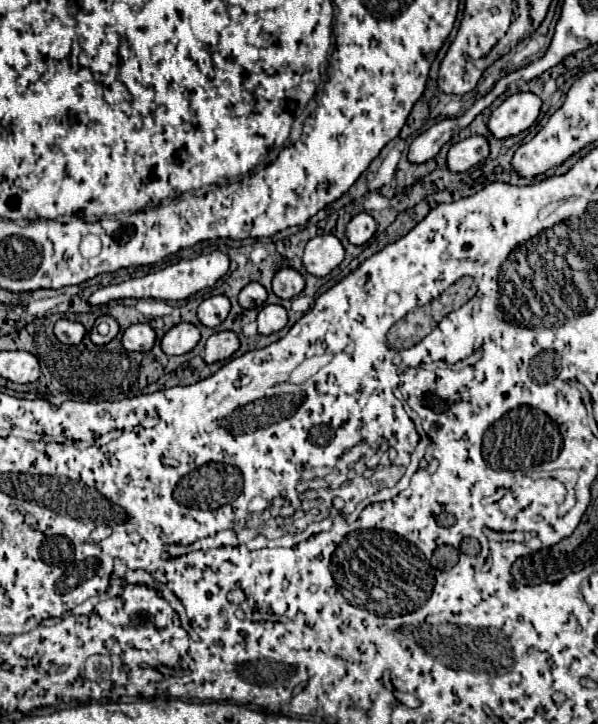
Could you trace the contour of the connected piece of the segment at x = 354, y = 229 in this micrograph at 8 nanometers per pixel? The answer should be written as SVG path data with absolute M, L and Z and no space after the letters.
M368 212L356 214L346 226L346 236L356 246L366 244L374 236L374 232L376 232L376 222Z

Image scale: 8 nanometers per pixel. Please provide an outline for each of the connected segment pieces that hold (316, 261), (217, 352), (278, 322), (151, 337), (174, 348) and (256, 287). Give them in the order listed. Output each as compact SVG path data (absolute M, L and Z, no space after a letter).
M322 234L308 240L302 256L306 270L314 276L326 276L342 260L344 260L344 248L340 240L332 234Z
M232 330L216 332L206 340L204 360L206 360L206 364L218 362L218 360L228 360L238 348L240 348L240 340L238 340L236 332L232 332Z
M266 304L258 314L258 332L260 334L272 334L286 326L288 316L286 310L278 304Z
M132 324L122 334L122 344L126 350L148 352L156 342L156 332L148 324Z
M180 322L174 328L170 328L162 338L162 350L168 356L174 354L186 354L190 352L200 340L200 330L190 322Z
M250 282L238 294L238 302L242 308L262 308L266 300L266 288L258 282Z

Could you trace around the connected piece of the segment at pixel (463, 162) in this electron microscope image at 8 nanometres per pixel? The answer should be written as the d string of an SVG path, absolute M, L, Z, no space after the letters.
M470 136L456 144L452 144L448 152L448 168L452 172L466 172L468 168L476 166L480 160L488 158L490 146L484 136Z

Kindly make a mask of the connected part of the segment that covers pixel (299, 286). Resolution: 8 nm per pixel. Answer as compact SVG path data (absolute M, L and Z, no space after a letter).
M280 268L272 278L272 292L278 298L290 300L304 290L304 278L294 268Z

